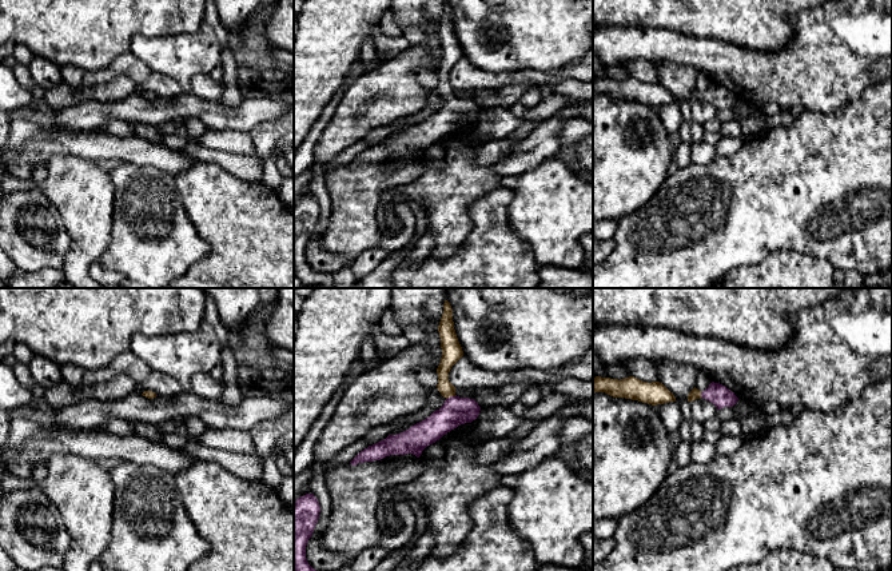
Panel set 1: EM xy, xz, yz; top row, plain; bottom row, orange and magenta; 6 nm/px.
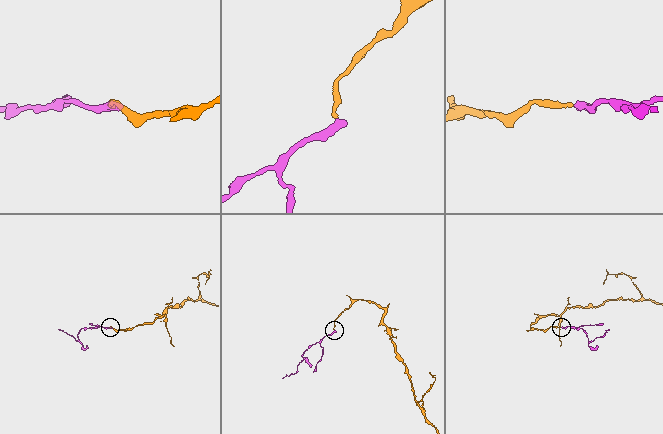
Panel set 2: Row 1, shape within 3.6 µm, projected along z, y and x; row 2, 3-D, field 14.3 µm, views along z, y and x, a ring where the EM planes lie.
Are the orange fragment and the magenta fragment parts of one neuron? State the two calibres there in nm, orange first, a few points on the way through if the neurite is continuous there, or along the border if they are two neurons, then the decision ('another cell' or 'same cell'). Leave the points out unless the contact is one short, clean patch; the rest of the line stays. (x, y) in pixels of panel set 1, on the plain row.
calibres 110 and 170 nm; way xz (452, 55), (443, 70), (450, 96), (456, 112); same cell

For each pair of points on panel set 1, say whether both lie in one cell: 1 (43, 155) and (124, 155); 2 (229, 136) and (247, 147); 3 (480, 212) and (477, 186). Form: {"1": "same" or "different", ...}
{"1": "same", "2": "same", "3": "different"}

